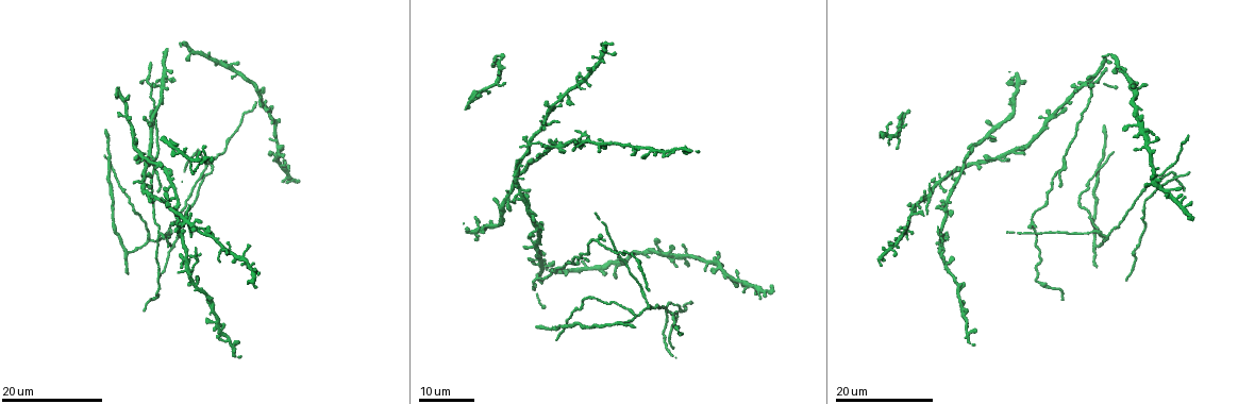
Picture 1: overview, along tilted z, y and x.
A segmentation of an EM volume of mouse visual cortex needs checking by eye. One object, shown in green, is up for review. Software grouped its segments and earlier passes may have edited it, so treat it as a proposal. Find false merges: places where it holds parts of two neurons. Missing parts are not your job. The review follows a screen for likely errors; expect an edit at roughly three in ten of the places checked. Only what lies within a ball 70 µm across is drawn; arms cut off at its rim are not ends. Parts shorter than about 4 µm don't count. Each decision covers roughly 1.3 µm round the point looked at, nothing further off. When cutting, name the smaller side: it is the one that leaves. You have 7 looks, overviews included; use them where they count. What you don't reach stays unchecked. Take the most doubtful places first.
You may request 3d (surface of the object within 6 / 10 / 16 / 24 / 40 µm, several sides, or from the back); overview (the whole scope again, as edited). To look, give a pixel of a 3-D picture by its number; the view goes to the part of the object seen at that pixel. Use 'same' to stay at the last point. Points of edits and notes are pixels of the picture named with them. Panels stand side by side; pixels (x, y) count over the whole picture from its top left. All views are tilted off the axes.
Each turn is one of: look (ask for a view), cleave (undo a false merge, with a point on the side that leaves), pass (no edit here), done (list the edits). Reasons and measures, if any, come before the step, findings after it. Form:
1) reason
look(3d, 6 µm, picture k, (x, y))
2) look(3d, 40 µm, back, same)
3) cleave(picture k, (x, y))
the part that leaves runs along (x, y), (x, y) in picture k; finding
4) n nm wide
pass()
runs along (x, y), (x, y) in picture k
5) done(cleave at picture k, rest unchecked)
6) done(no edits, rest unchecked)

look(3d, 16 µm, picture 1, (943, 246))

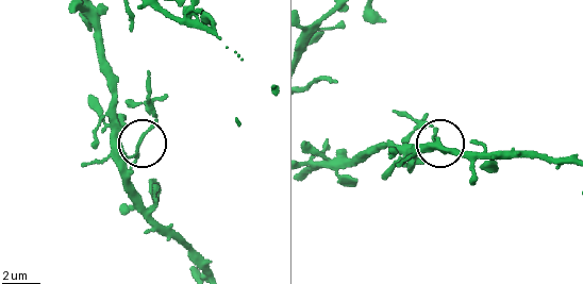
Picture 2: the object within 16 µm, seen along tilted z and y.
look(3d, 10 µm, picture 2, (136, 151))

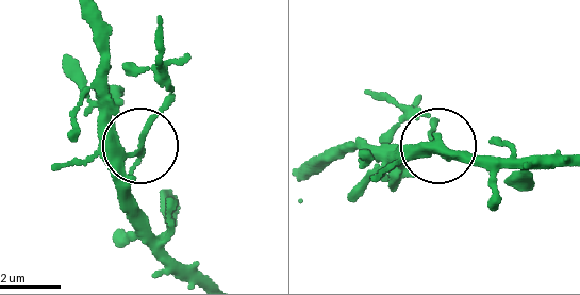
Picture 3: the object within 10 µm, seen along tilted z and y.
cleave(picture 3, (143, 134))
the part that leaves runs along (128, 170), (145, 121), (170, 92), (159, 16) in picture 3; a second neuron is stuck on

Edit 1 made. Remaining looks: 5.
look(3d, 16 µm, picture 1, (1032, 222))

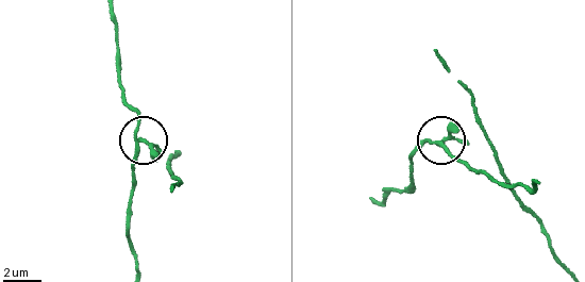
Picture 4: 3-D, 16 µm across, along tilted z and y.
look(3d, 6 µm, picture 4, (143, 142))

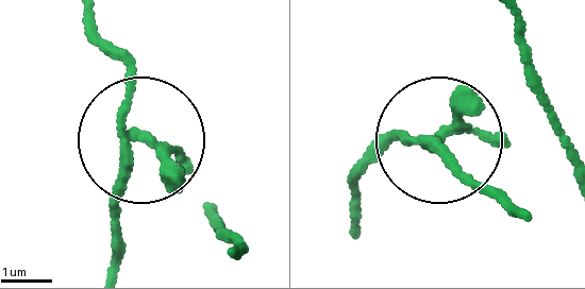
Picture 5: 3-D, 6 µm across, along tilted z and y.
4 arms
pass()
runs along (353, 218), (360, 163), (404, 133), (514, 207) in picture 5; continuous, no second neuron

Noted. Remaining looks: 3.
three arms meet
look(3d, 24 µm, picture 1, (152, 171))

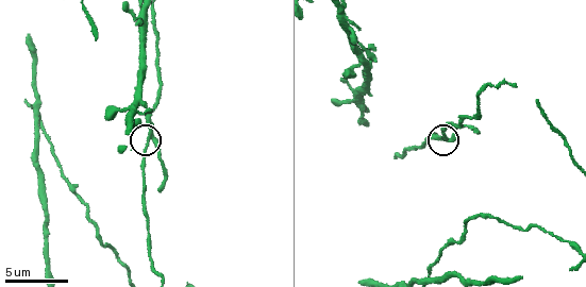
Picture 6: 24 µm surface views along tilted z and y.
look(3d, 10 µm, picture 6, (151, 139))

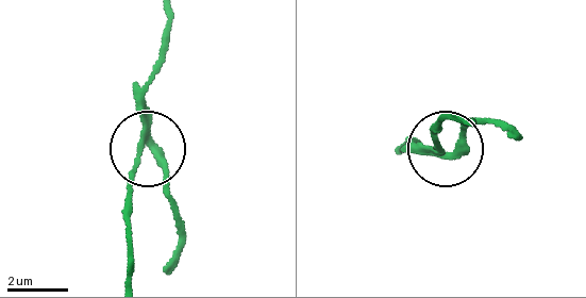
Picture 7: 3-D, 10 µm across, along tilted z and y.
cleave(picture 7, (166, 167))
the part that leaves runs along (149, 142), (180, 220), (165, 270) in picture 7; a second neuron is stuck on

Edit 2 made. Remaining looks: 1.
done(cleave at picture 3, cleave at picture 7, rest unchecked)

